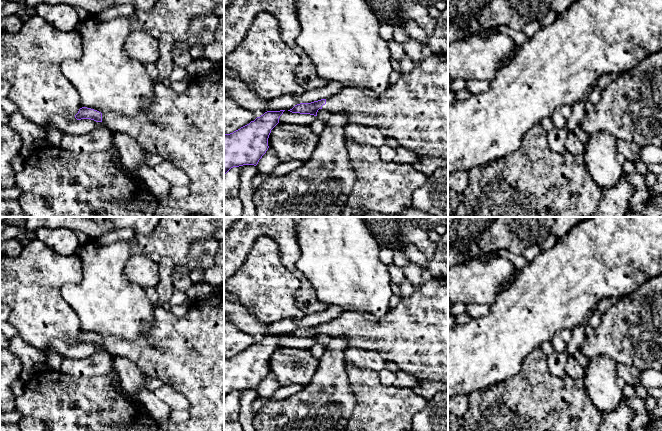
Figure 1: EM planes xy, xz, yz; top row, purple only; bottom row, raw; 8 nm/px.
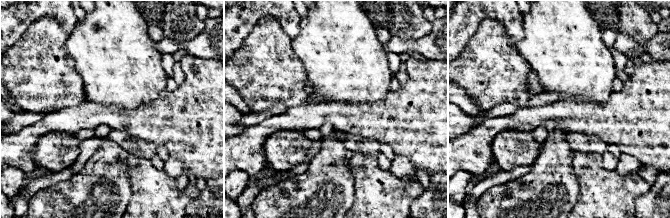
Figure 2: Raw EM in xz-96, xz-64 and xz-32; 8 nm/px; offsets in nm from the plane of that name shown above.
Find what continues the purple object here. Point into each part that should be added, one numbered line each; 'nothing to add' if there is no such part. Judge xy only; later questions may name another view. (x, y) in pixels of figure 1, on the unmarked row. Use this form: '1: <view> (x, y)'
1: xy (187, 353)

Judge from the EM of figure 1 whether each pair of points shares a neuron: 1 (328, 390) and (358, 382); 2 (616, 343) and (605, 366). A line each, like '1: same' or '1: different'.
1: different
2: different

